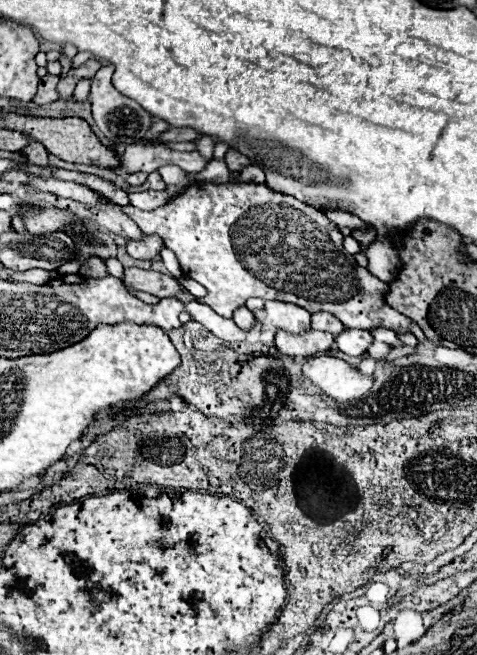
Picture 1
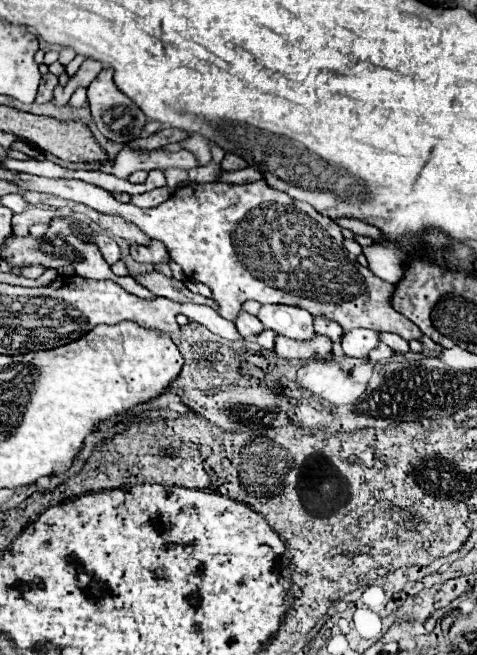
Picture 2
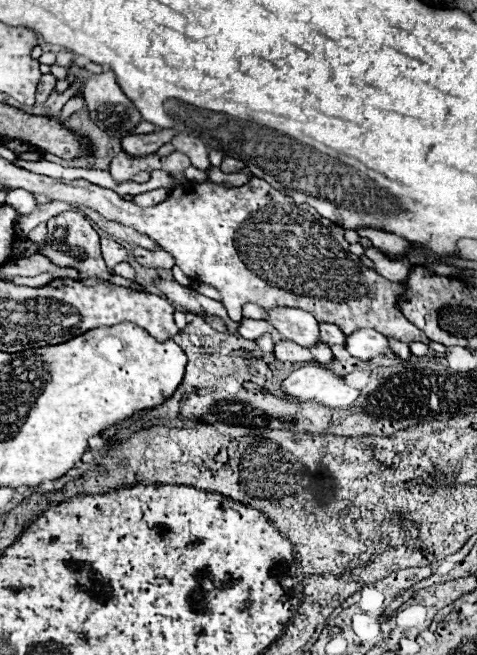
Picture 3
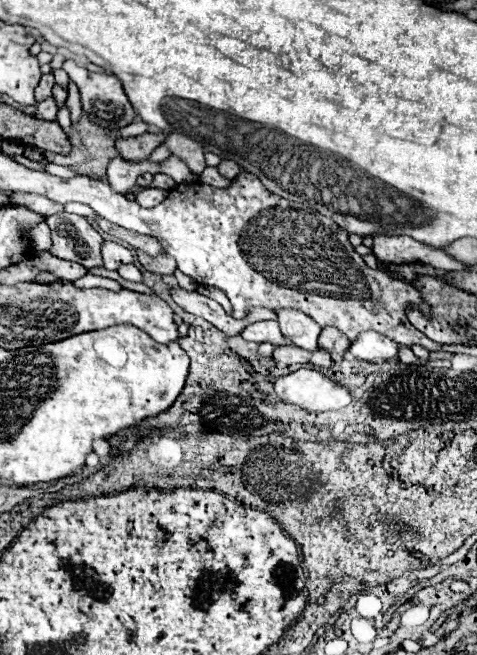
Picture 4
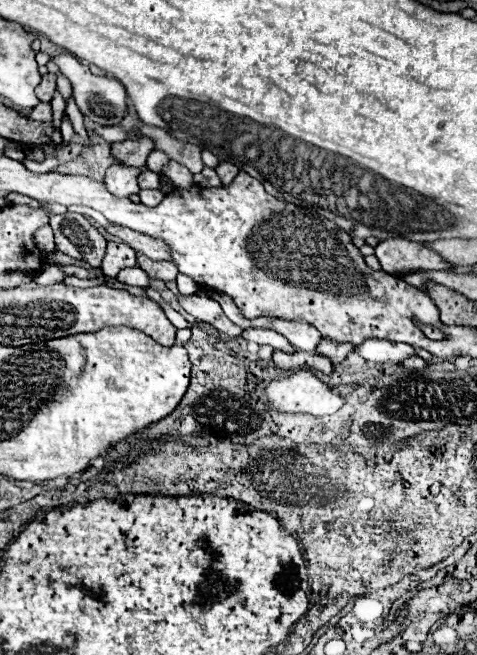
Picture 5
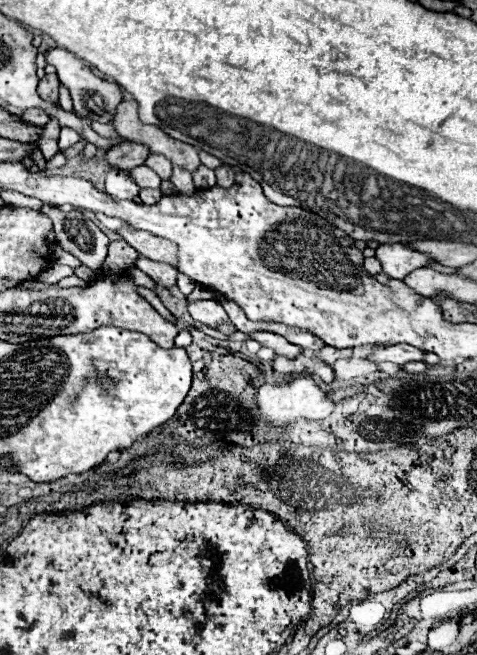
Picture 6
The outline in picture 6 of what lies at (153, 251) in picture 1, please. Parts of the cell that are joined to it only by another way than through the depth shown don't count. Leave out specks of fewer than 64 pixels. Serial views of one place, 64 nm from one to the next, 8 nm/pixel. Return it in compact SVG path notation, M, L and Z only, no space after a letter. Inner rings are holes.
M138 256L136 268L142 270L144 274L148 274L162 288L170 290L172 286L176 286L176 274L178 274L178 270L174 266L170 266L170 264L154 264L152 260L146 260L144 256Z

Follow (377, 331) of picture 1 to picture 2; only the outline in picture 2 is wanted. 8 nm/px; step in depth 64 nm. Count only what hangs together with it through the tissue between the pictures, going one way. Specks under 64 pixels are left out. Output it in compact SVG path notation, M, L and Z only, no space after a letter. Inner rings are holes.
M382 332L380 334L380 338L382 338L382 342L384 344L388 344L394 352L400 352L400 354L406 354L410 348L408 348L408 342L406 340L402 340L400 336L396 336L396 334L390 334L390 332Z

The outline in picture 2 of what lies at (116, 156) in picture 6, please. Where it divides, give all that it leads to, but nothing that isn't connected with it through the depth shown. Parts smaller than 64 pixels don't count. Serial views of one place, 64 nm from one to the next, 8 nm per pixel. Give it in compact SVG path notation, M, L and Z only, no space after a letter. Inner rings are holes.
M166 128L166 130L160 130L148 138L140 138L140 140L132 140L128 144L128 148L136 148L136 150L158 150L166 144L172 144L172 142L180 142L188 138L186 132L182 130L174 130L174 128Z

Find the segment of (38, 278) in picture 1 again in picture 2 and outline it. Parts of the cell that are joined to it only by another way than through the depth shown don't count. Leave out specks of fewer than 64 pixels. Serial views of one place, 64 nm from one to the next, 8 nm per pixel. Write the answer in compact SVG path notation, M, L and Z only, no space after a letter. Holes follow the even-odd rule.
M40 264L22 266L22 268L18 268L18 266L10 266L10 270L12 270L14 274L22 274L22 276L26 276L26 278L38 278L38 276L42 276L42 274L46 272L46 266L40 266Z

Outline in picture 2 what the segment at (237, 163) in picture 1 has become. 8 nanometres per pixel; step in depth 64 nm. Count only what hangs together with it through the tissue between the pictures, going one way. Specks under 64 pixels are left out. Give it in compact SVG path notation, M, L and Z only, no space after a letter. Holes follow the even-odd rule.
M228 154L224 160L222 160L222 164L220 164L226 172L230 172L230 170L242 170L242 168L246 168L248 164L242 160L242 158L238 158L238 156L234 156L234 154Z

